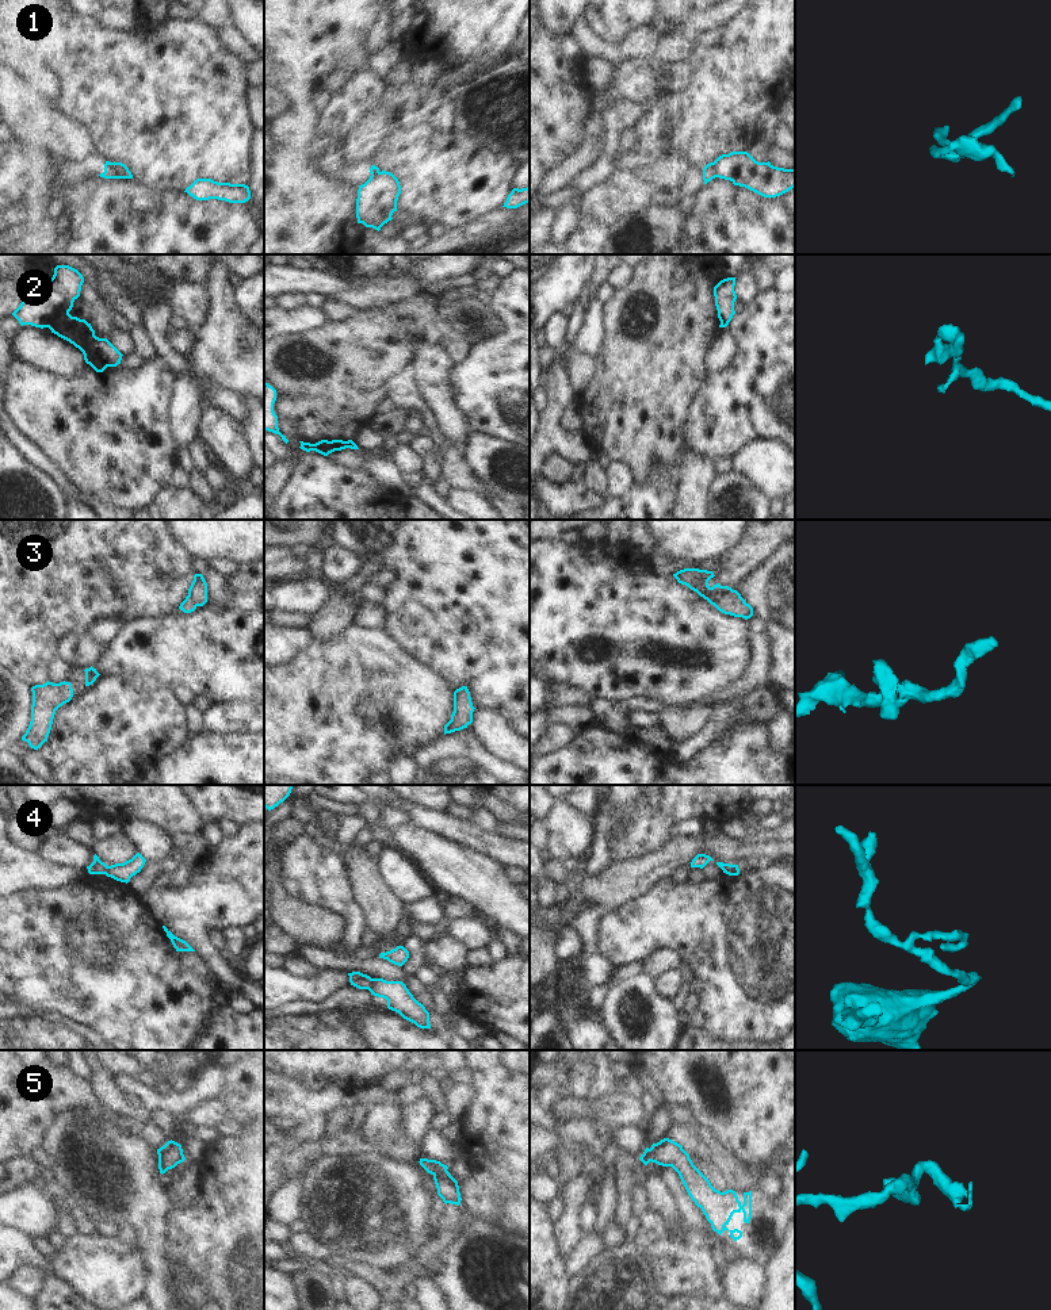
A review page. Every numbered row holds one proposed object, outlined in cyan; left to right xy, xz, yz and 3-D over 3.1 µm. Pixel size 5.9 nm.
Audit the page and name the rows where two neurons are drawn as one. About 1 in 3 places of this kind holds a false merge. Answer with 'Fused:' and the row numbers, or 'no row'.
Fused: 1, 2, 4.

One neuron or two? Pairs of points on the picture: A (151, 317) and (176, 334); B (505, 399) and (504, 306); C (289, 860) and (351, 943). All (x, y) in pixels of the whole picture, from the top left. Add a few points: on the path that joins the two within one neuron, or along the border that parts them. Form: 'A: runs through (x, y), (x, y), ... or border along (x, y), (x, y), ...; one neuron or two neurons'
A: border along (169, 326), (165, 334), (167, 341), (186, 356); two neurons
B: runs through (508, 376), (508, 329); one neuron
C: runs through (312, 874), (351, 914), (351, 920); one neuron

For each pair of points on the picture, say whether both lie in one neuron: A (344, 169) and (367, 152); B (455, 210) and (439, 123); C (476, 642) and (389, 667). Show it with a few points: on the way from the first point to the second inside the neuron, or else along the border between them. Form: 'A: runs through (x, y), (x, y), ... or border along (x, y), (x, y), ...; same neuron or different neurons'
A: runs through (350, 169), (362, 157); same neuron
B: border along (428, 122), (436, 130), (455, 131); different neurons
C: border along (392, 638), (404, 651), (442, 677); different neurons

